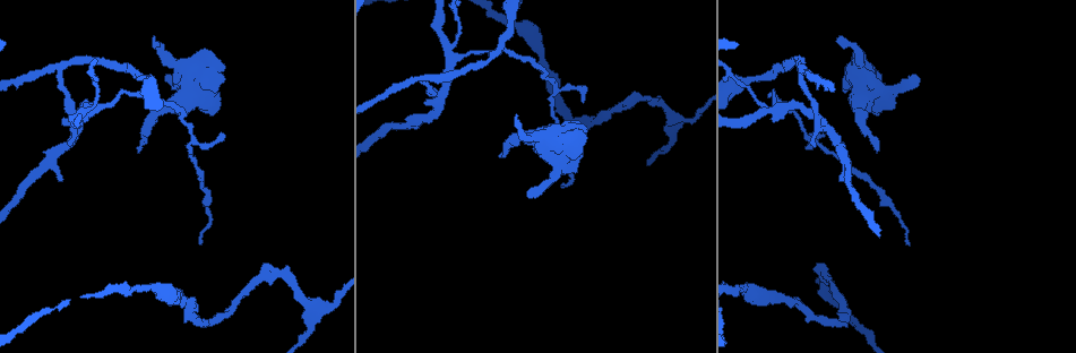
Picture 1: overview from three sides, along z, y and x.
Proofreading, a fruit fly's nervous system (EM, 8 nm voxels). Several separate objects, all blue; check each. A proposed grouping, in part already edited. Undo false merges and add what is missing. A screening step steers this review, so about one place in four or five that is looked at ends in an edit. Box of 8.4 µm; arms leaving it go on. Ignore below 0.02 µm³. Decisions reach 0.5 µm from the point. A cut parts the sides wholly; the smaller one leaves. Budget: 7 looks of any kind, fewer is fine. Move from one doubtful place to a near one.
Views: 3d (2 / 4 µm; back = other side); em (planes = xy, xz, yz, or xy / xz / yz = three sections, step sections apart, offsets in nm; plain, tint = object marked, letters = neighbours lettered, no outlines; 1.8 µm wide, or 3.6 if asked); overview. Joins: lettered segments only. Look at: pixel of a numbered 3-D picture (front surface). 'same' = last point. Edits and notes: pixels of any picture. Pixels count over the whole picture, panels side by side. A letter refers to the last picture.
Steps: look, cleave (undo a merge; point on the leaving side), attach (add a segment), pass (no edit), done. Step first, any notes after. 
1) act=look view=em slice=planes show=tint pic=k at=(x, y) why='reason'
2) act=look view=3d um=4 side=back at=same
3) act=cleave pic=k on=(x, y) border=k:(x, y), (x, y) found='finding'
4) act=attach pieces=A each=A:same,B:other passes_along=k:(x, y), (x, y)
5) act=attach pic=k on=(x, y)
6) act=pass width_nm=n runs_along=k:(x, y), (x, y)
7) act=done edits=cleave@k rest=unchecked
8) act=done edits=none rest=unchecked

act=look view=3d um=4 side=back pic=1 at=(155, 39) why='an open end'

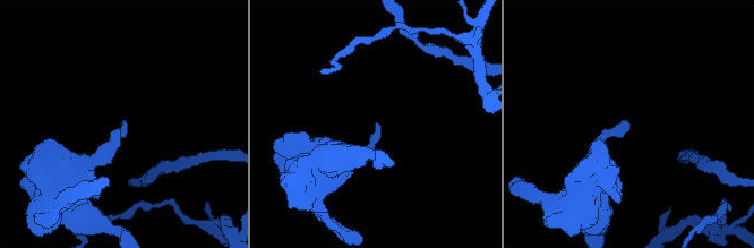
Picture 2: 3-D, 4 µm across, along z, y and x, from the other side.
act=look view=em um=3.6 slice=planes show=letters pic=2 at=(376, 124) why='now the EM'

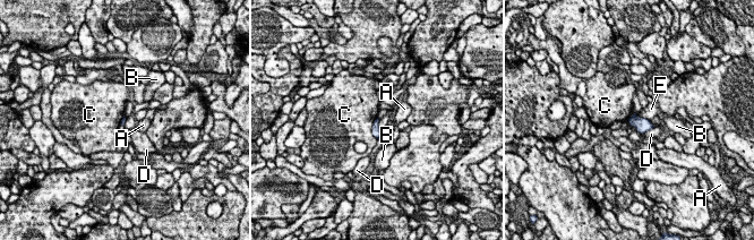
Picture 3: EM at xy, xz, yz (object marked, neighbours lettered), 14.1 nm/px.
act=pass each=A:other,B:other,C:other,D:other,E:other found='no lettered segment goes on from it'

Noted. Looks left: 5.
act=look view=em slice=yz step=8 show=tint pic=1 at=(529, 192) why='an open end'

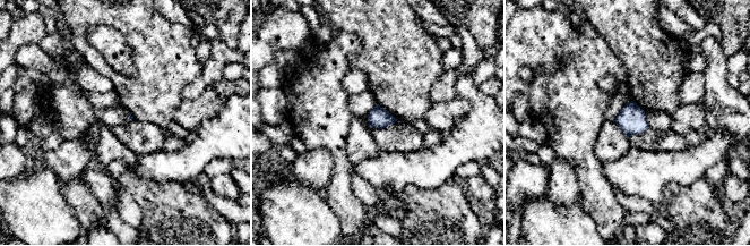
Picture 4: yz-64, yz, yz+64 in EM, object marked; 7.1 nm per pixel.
act=look view=em slice=planes show=tint at=same

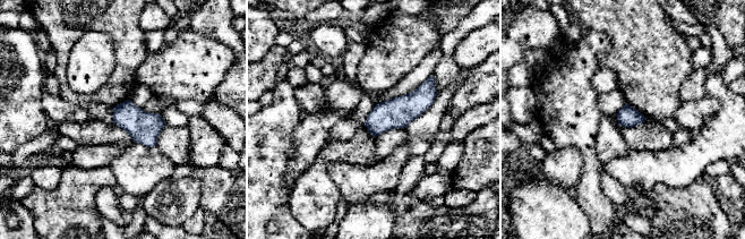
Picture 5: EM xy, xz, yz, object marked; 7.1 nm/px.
act=look view=em slice=planes show=letters at=same

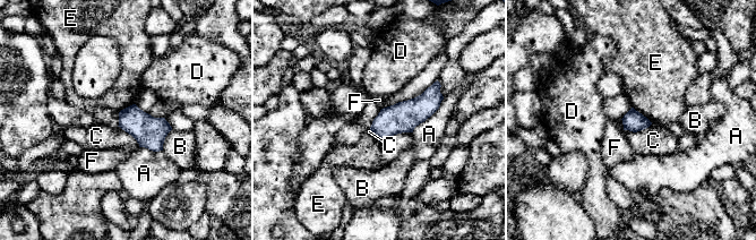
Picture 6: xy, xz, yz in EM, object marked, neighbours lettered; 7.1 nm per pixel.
act=pass each=A:other,B:other,C:other,D:other,E:other,F:other found='none of them fits'

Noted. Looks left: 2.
act=look view=em slice=planes show=letters pic=1 at=(435, 95) why='abrupt turn'

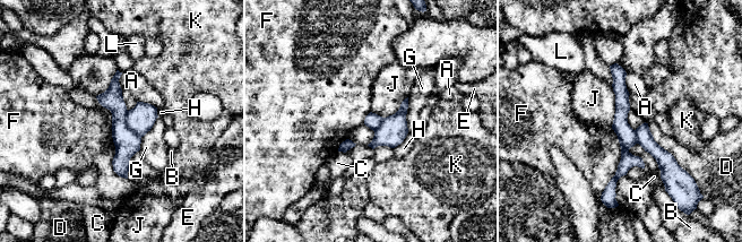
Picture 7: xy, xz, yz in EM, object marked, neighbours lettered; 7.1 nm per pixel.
act=cleave pic=7 on=(127, 143) each=A:other,B:other,C:other,D:other,E:other,F:other,G:other,H:other,J:other,K:other,L:other border=7:(127, 111), (126, 124), (140, 137) found='two cells meet here'

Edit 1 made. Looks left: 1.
act=done edits=cleave@7 rest=unchecked

